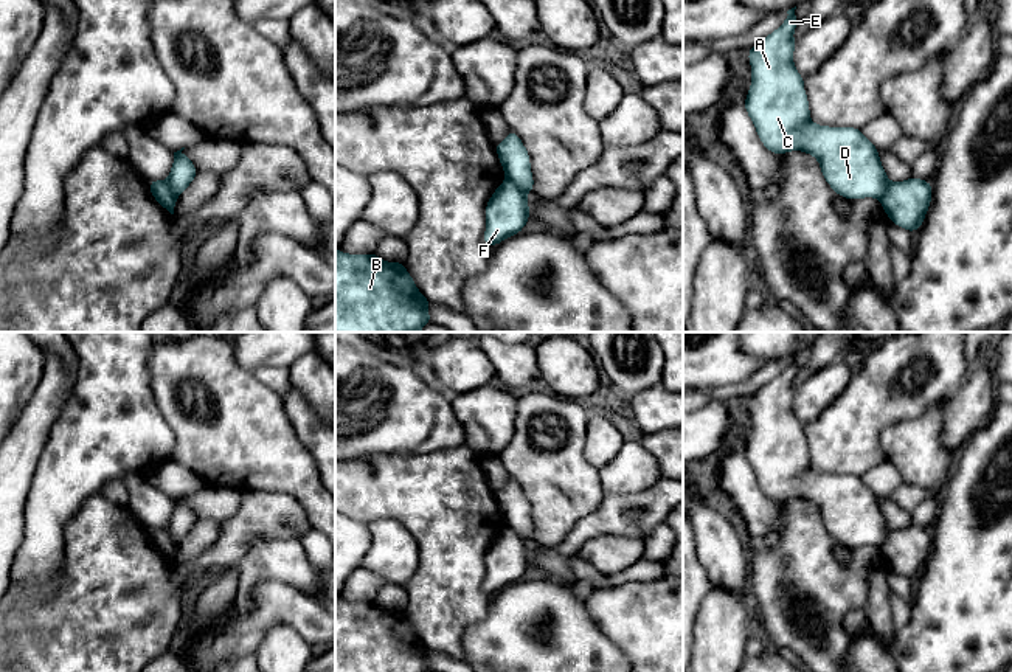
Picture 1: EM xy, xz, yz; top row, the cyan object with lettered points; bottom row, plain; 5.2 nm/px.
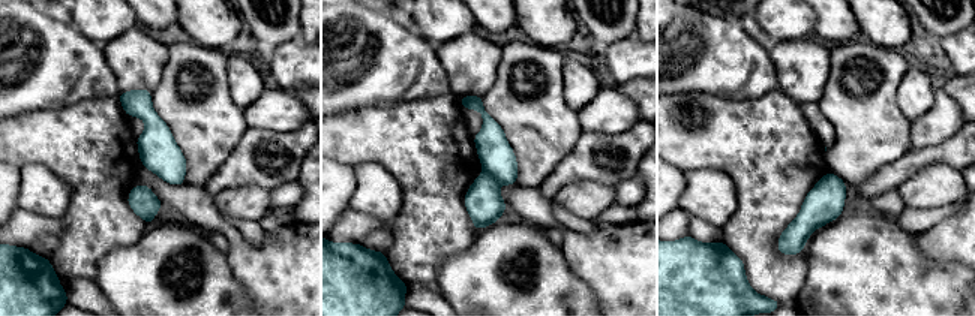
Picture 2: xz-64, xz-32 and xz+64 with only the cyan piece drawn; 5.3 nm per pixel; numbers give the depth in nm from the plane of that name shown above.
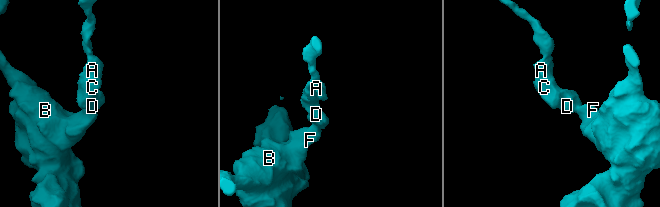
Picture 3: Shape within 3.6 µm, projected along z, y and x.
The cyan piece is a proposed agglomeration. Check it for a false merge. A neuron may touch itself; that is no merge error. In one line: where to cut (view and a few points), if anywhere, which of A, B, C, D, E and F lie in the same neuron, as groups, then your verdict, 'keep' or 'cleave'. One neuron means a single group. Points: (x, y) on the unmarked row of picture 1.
cut in xz along (506, 526), (526, 540); A C D E / B F; cleave

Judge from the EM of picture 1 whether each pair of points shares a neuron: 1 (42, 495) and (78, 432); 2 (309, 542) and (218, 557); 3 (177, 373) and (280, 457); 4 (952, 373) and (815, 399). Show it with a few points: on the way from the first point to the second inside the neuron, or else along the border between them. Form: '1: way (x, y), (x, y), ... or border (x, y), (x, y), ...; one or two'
1: way (58, 480), (78, 460), (78, 447); one
2: border (312, 528), (300, 540); two
3: way (204, 377), (253, 430); one
4: border (852, 376), (845, 390), (814, 421); two

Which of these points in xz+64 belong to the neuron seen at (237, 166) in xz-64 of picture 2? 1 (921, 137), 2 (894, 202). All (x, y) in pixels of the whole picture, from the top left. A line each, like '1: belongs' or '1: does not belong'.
1: does not belong
2: does not belong

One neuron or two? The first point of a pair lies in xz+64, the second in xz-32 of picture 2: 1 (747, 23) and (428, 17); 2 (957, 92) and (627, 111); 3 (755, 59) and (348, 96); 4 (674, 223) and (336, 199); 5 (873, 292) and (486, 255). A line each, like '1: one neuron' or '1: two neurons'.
1: two neurons
2: two neurons
3: one neuron
4: two neurons
5: one neuron

